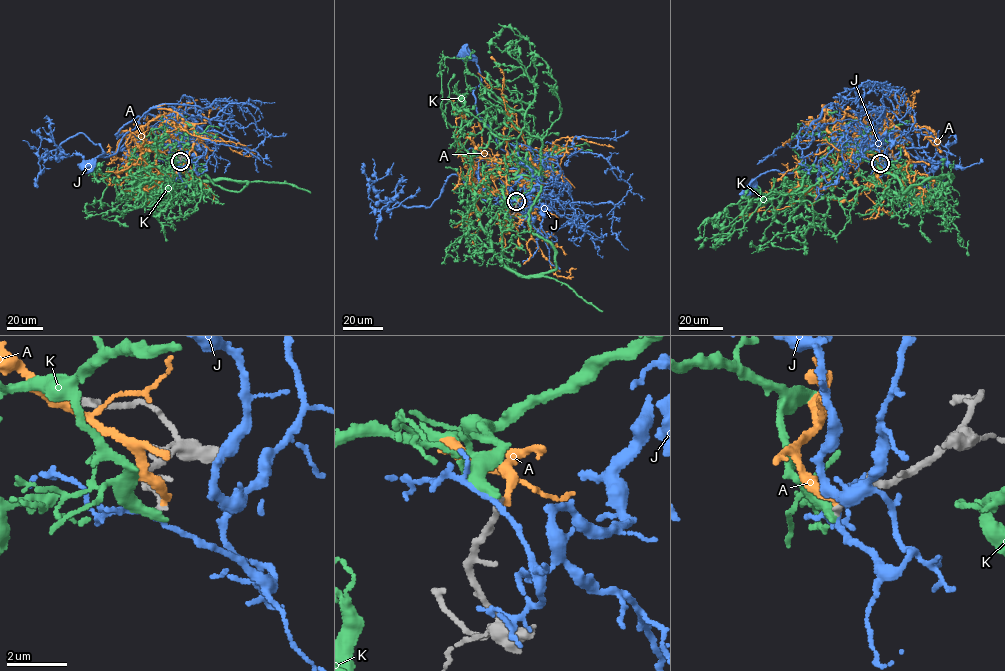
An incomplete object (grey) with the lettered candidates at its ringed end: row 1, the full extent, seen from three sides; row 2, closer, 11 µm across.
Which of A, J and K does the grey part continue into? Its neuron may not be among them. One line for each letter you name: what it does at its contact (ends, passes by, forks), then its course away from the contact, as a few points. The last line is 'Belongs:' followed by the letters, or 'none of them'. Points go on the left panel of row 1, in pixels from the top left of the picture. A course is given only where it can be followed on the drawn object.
Belongs: none of them

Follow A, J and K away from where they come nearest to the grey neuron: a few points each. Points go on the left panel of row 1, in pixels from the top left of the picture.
A: (181, 160), (133, 136), (158, 117), (176, 117), (193, 138), (189, 156), (152, 188), (120, 190)
J: (180, 161), (187, 165), (179, 139), (161, 118), (144, 112), (115, 153), (108, 157), (102, 153), (86, 164)
K: (180, 161), (166, 157), (167, 174), (187, 183), (169, 191), (135, 175), (110, 182), (84, 208), (108, 215)

